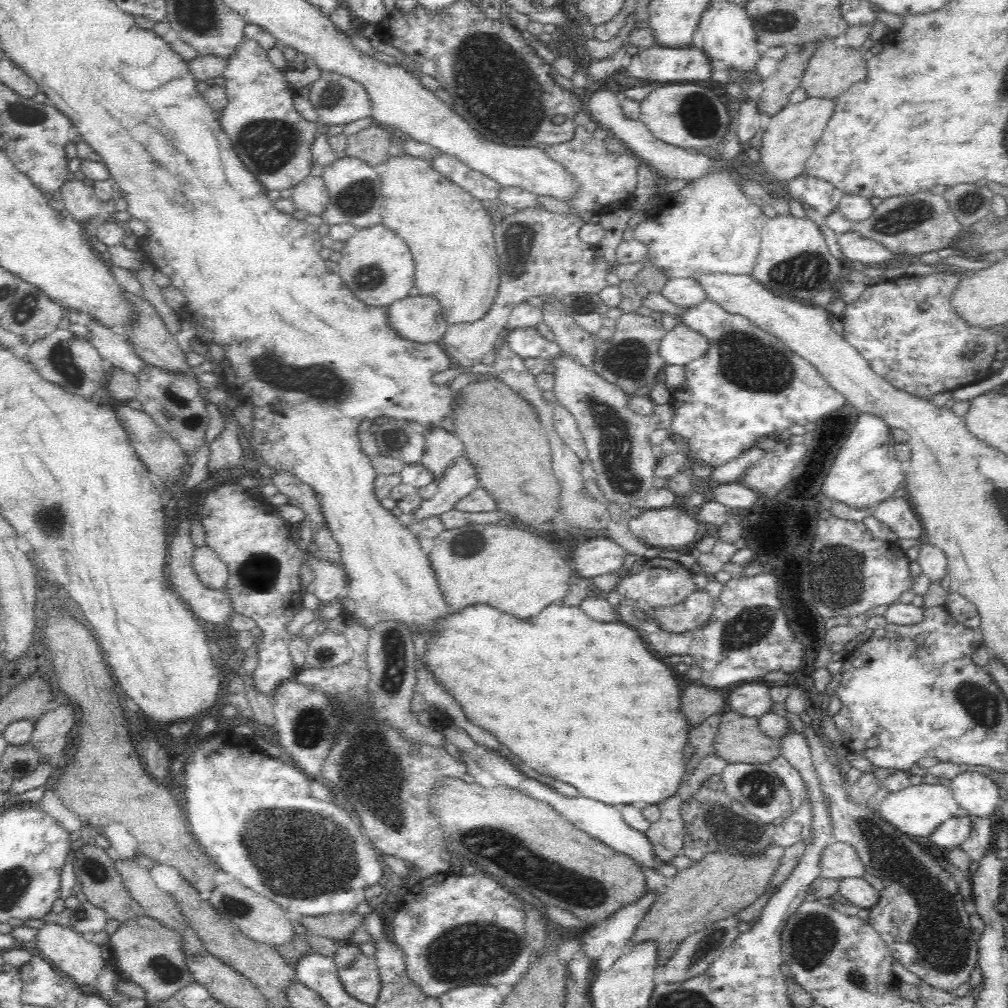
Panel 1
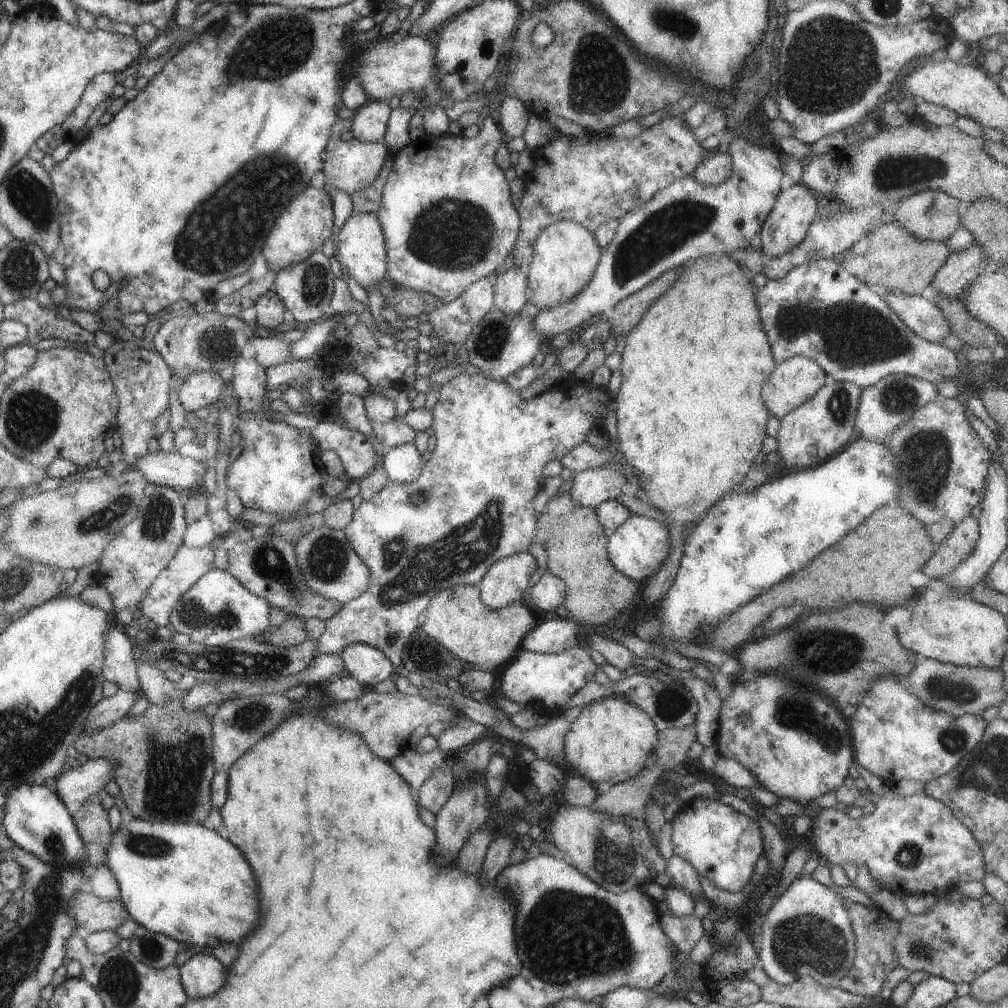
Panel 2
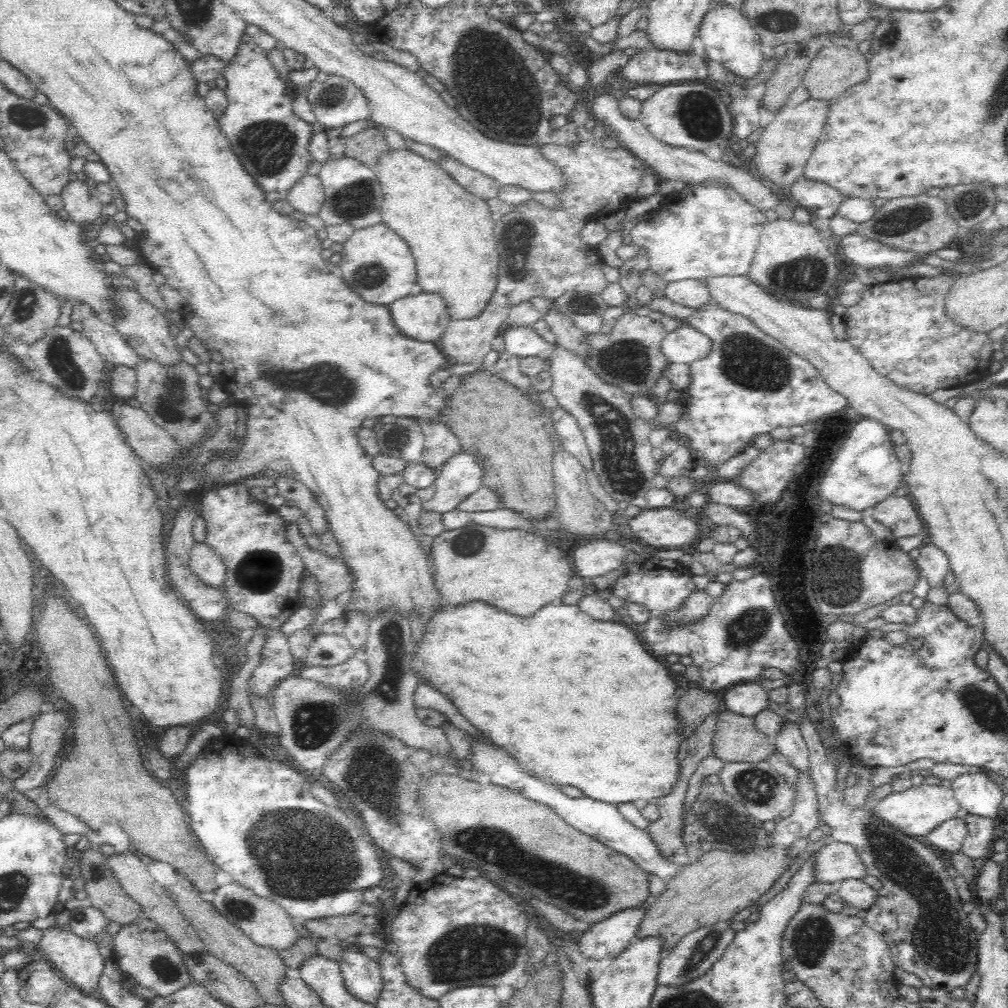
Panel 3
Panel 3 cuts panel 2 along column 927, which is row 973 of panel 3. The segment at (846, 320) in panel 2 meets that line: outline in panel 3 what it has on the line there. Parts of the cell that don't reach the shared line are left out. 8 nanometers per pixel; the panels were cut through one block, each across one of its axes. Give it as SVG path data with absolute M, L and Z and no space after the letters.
M349 943L339 965L346 990L354 998L375 1005L383 987L378 963L365 956L358 946Z

